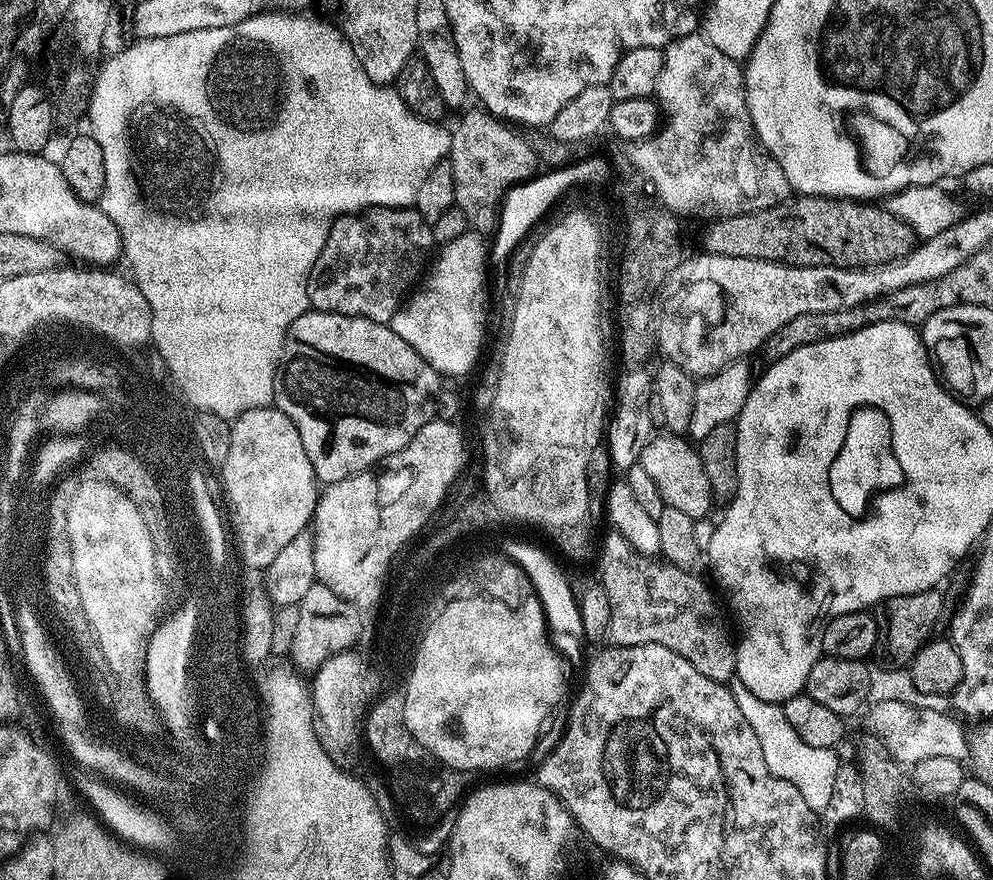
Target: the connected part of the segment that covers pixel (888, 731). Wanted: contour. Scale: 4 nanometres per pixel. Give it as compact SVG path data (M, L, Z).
M875 702L874 716L870 720L870 730L876 732L886 746L890 744L890 752L904 760L914 762L915 758L954 758L965 761L968 756L968 740L963 729L950 715L938 710L914 707L904 702Z

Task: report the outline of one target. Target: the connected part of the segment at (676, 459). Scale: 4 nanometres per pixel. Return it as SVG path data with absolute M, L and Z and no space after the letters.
M653 435L642 450L640 465L642 470L646 470L646 474L650 474L654 486L658 486L658 494L662 494L667 507L682 510L682 514L690 514L692 520L702 519L712 512L710 510L714 507L714 501L706 470L702 470L702 458L699 451L683 435Z

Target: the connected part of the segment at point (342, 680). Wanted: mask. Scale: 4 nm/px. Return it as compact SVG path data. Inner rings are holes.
M356 650L339 652L321 668L317 668L311 680L310 695L312 714L316 721L316 737L331 760L343 761L347 752L356 752L362 748L365 715L370 707L370 668L368 672L363 658Z

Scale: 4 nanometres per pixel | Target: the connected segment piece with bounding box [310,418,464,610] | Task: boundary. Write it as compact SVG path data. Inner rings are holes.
M433 418L429 424L422 426L422 430L418 430L418 434L414 434L414 438L410 438L410 442L402 450L398 450L393 456L387 456L380 461L379 465L367 472L359 472L350 478L342 478L342 482L334 482L327 485L319 493L316 502L316 511L314 519L310 525L312 533L312 549L314 550L314 570L319 583L333 591L338 598L345 600L348 604L353 604L357 610L365 610L364 608L372 608L376 603L380 604L382 597L379 595L381 572L385 572L386 568L394 563L398 556L401 555L402 549L411 541L411 536L415 532L423 533L425 531L424 523L428 519L435 517L441 511L440 503L444 500L444 495L452 488L452 483L460 476L460 471L464 468L464 436L460 433L459 423L451 420L438 420Z

